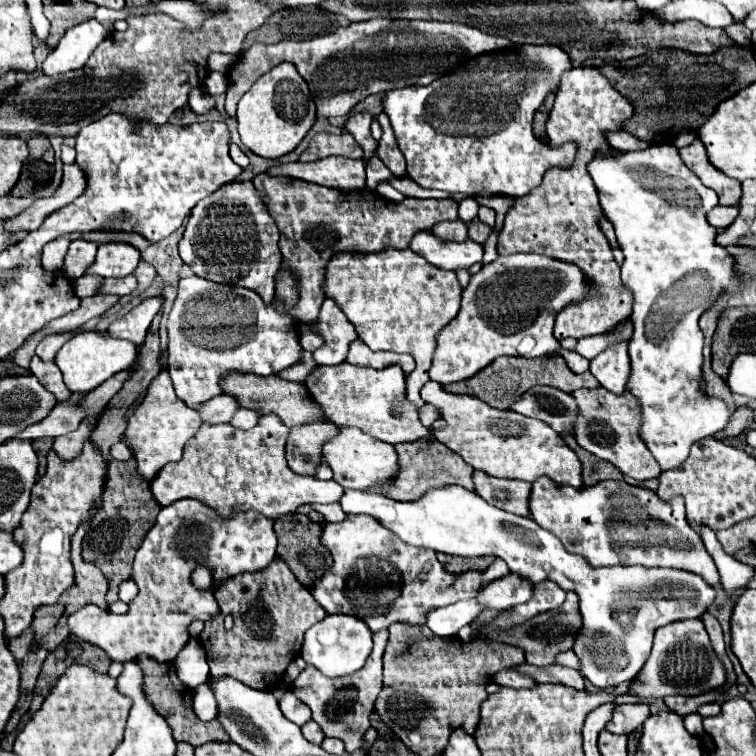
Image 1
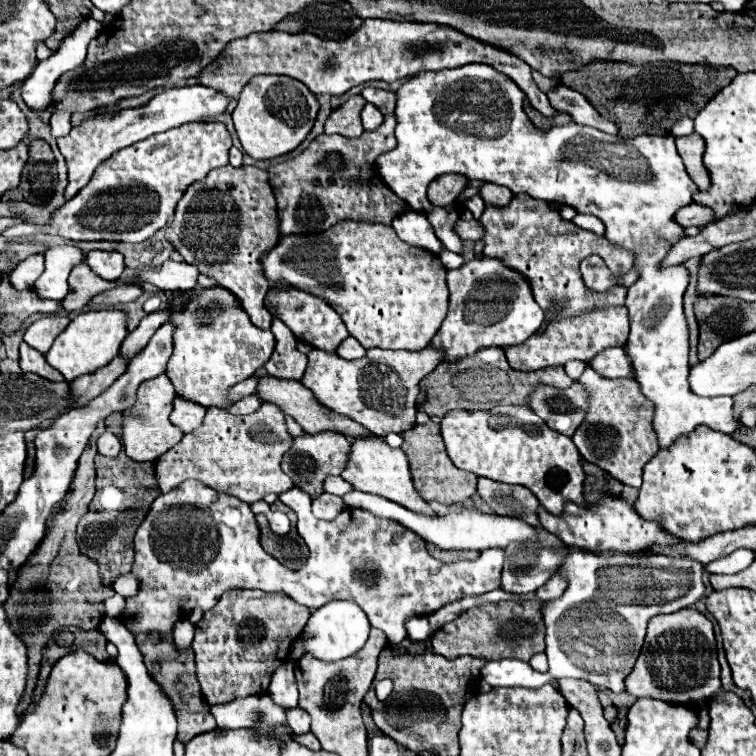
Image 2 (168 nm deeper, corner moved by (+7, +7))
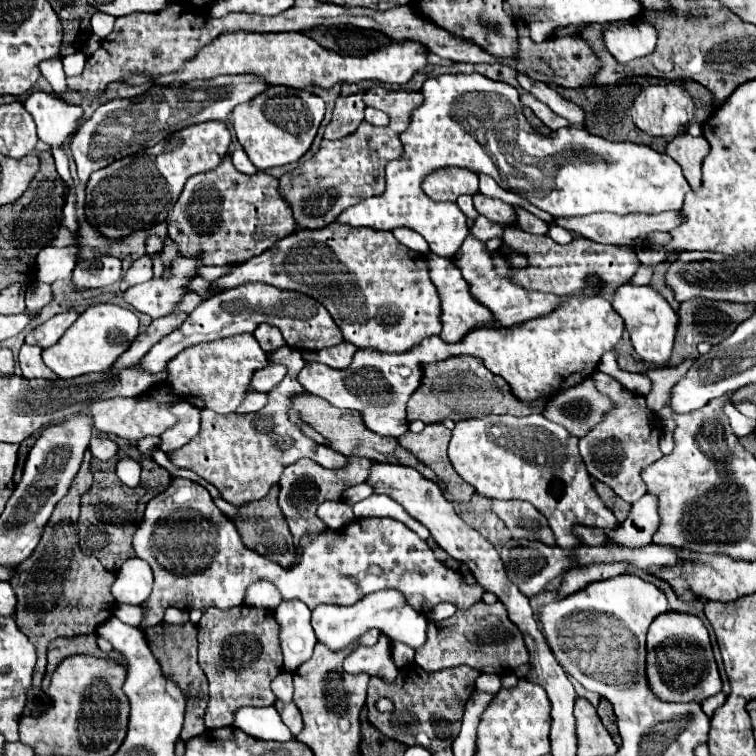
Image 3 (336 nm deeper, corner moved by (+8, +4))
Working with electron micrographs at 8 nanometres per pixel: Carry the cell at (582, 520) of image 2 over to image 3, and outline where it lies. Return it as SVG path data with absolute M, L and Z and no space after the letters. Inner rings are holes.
M575 525L573 533L575 533L575 537L581 539L583 545L589 545L589 547L605 547L607 545L607 533L603 529Z

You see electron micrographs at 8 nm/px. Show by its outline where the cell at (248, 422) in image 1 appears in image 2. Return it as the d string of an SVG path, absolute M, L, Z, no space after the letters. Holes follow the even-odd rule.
M250 394L250 396L246 396L246 398L238 400L238 402L234 402L228 412L230 412L230 414L252 414L260 404L262 404L260 396Z

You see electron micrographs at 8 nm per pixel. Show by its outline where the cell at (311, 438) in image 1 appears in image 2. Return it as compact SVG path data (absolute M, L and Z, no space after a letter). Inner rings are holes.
M324 432L324 434L306 434L294 440L292 450L288 450L288 454L282 460L282 470L292 478L294 486L300 488L302 492L310 494L310 498L318 498L324 492L324 478L334 474L340 476L342 470L348 466L348 458L350 458L350 438L342 436L342 434L332 434L332 432Z

